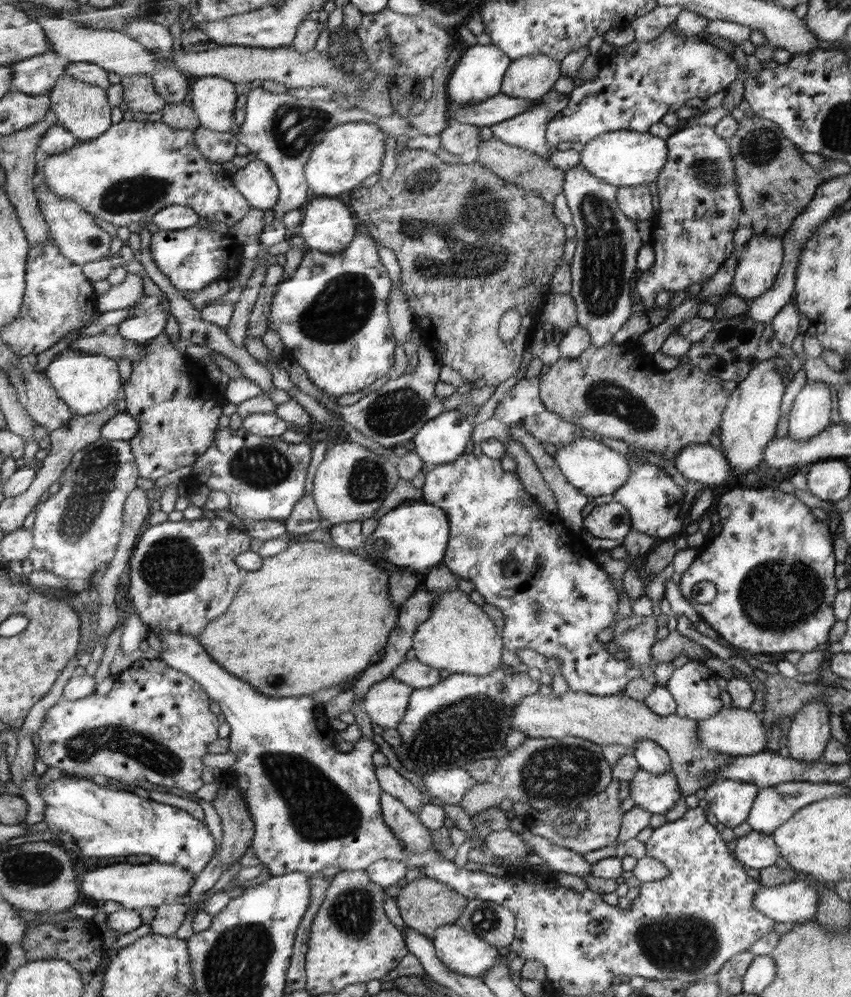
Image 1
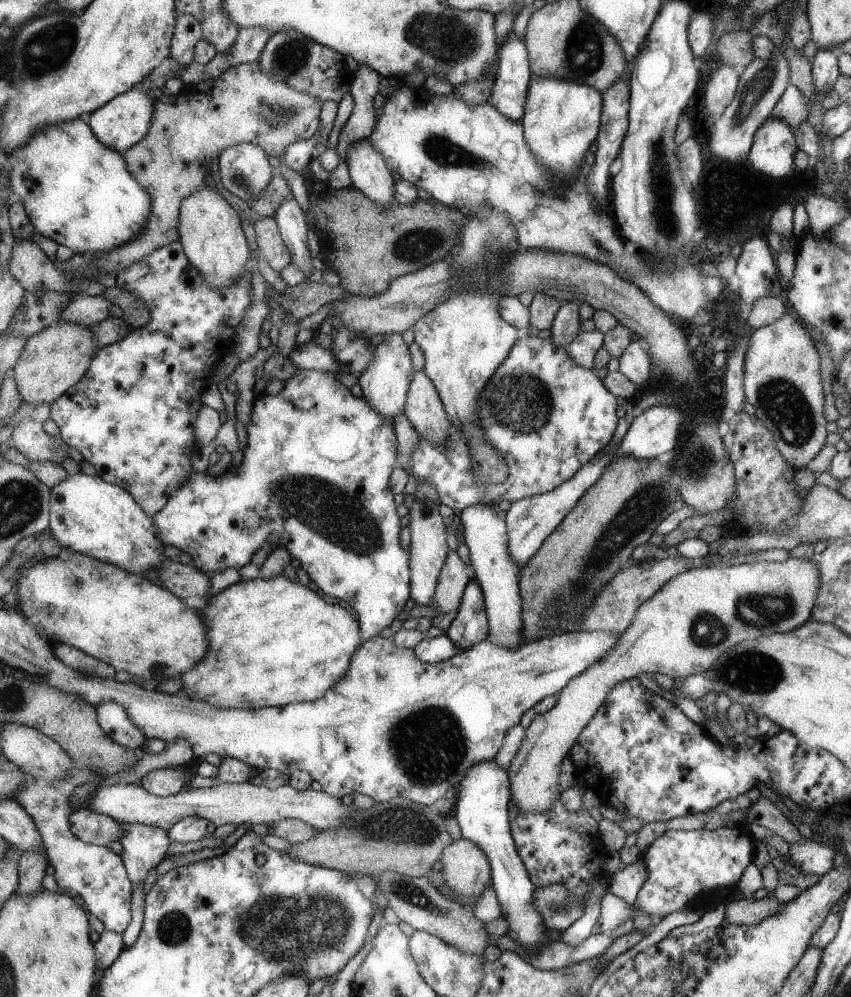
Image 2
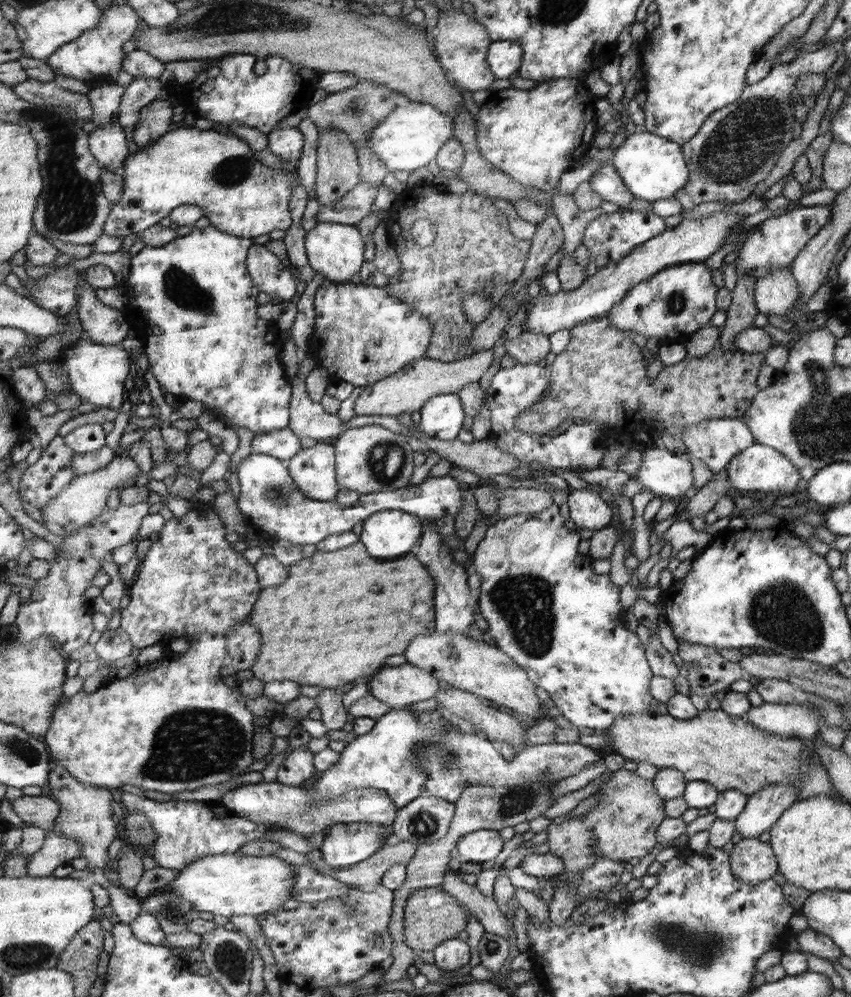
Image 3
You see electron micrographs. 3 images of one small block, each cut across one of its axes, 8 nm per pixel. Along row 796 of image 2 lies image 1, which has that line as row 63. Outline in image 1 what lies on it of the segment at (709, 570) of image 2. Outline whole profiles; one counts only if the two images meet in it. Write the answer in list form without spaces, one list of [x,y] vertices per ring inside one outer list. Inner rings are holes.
[[[544,54],[528,55],[509,64],[501,93],[524,100],[541,99],[561,77],[560,62]]]

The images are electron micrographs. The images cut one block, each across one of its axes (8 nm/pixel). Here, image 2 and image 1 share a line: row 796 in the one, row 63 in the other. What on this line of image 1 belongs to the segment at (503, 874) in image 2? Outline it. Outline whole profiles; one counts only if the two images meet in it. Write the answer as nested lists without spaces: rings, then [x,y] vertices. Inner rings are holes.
[[[477,43],[472,46],[465,46],[460,61],[455,64],[447,80],[448,99],[451,100],[451,103],[459,104],[461,107],[462,105],[479,103],[497,95],[501,92],[505,72],[511,62],[510,57],[493,44],[482,45]]]

